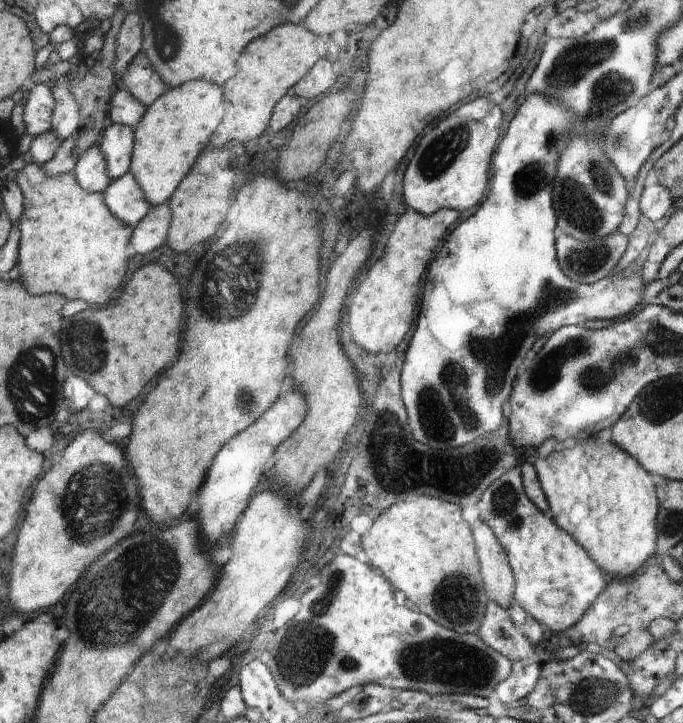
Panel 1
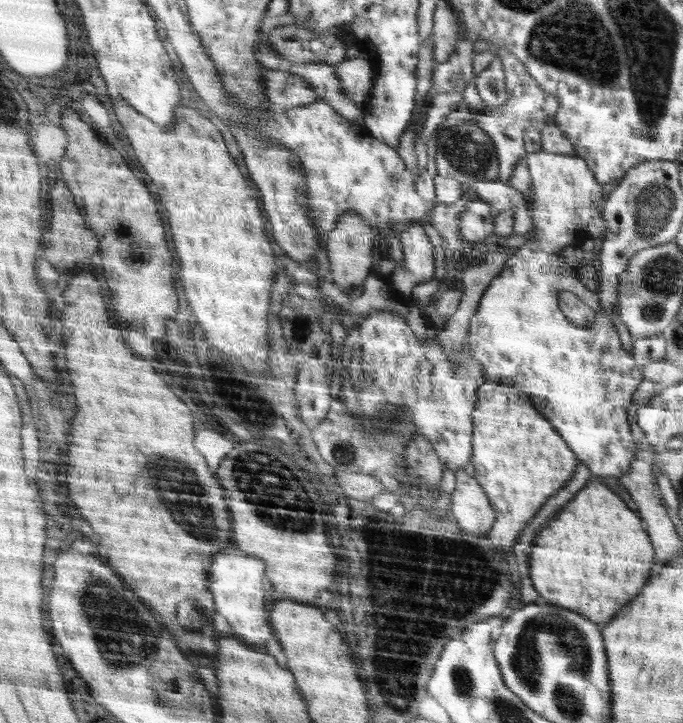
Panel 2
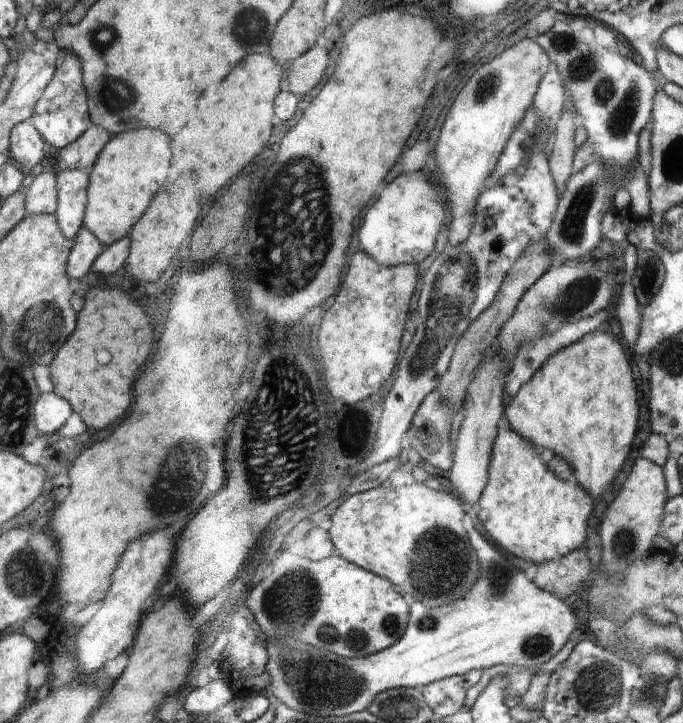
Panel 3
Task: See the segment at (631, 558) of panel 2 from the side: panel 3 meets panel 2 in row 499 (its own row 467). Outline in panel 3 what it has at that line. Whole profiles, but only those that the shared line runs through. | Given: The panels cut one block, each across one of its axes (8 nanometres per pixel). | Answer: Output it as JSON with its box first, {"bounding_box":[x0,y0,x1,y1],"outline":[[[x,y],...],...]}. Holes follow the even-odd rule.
{"bounding_box":[505,330,638,498],"outline":[[[599,330],[582,338],[578,346],[562,348],[550,356],[514,398],[505,404],[510,427],[542,448],[552,448],[566,458],[580,484],[586,484],[594,498],[602,494],[624,464],[638,424],[636,384],[620,342]]]}

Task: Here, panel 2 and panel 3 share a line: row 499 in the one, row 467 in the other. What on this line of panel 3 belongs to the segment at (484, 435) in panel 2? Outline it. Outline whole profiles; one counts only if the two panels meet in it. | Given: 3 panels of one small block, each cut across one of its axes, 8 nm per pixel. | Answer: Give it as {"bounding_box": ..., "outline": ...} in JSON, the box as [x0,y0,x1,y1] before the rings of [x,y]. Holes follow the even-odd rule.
{"bounding_box":[478,428,592,564],"outline":[[[510,428],[497,432],[494,464],[489,464],[490,484],[481,493],[478,519],[490,538],[514,556],[540,564],[578,550],[586,540],[586,520],[592,512],[588,492],[550,472],[526,437]]]}

